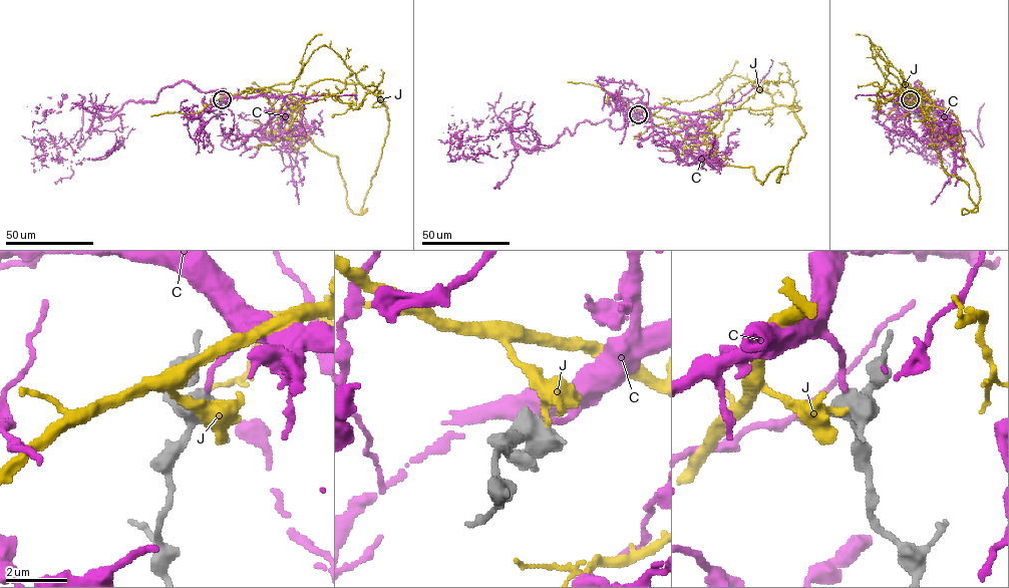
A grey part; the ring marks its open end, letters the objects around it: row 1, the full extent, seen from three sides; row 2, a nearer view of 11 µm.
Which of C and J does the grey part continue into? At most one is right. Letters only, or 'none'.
C

